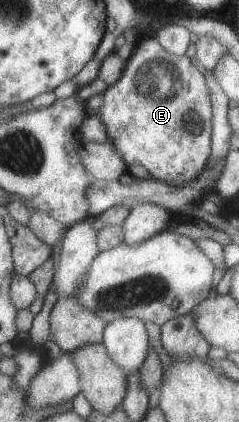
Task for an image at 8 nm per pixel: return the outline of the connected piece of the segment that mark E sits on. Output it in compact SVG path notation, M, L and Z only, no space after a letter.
M146 38L135 44L120 78L103 92L103 105L97 113L120 158L129 164L140 164L156 180L182 186L194 180L204 170L210 156L211 100L204 75L191 64L186 55L175 55L164 50L156 38Z

